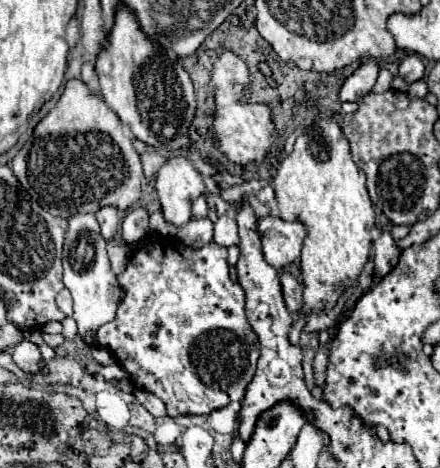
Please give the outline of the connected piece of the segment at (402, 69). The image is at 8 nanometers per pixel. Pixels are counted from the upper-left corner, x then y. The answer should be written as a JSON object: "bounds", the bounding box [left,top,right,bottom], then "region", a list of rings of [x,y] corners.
{"bounds":[398,54,424,84],"region":[[[410,54],[406,56],[400,66],[398,66],[398,76],[406,82],[406,84],[412,84],[416,80],[420,80],[424,76],[424,64],[422,60],[416,56],[416,54]]]}

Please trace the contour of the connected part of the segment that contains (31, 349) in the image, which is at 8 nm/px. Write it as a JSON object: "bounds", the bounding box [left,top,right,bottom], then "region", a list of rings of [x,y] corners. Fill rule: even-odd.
{"bounds":[12,340,48,374],"region":[[[24,340],[20,346],[16,346],[12,358],[18,364],[18,368],[26,374],[48,374],[46,360],[42,358],[38,346],[28,340]]]}

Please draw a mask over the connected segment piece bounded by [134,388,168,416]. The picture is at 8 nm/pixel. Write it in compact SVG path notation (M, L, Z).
M136 388L136 390L134 390L134 396L146 406L146 410L148 410L150 414L154 414L154 416L166 416L166 414L168 414L168 412L166 412L166 406L162 404L162 400L156 398L152 392L146 392L146 390L142 390L142 388Z

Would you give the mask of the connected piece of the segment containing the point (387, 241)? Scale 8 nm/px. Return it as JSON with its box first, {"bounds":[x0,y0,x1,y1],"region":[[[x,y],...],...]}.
{"bounds":[374,232,400,276],"region":[[[382,232],[374,240],[374,274],[376,276],[386,276],[394,264],[398,264],[400,248],[394,246],[394,238],[390,232]]]}

